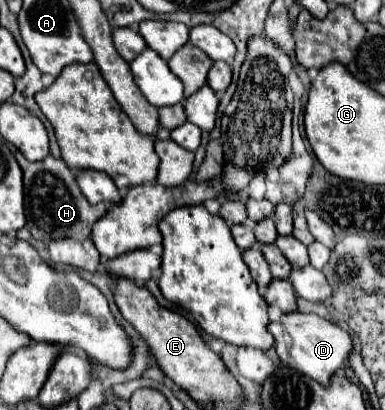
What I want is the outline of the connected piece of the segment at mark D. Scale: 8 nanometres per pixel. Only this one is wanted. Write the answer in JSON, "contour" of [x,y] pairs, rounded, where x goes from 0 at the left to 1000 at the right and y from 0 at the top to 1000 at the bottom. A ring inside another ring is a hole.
{"contour":[[[738,763],[722,783],[696,788],[696,807],[717,827],[717,861],[732,885],[753,890],[758,900],[821,924],[836,939],[857,934],[868,910],[888,910],[904,895],[904,861],[914,851],[909,817],[883,802],[878,793],[816,768],[816,763]]]}

